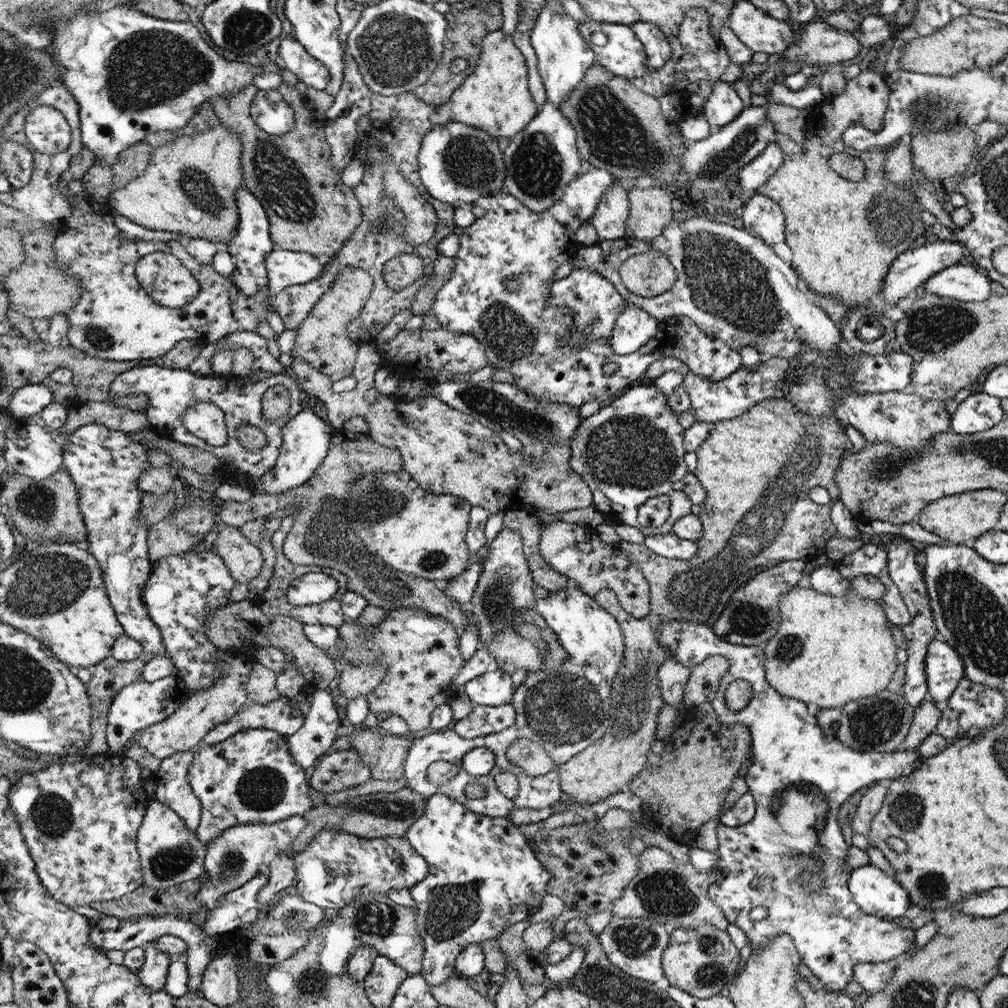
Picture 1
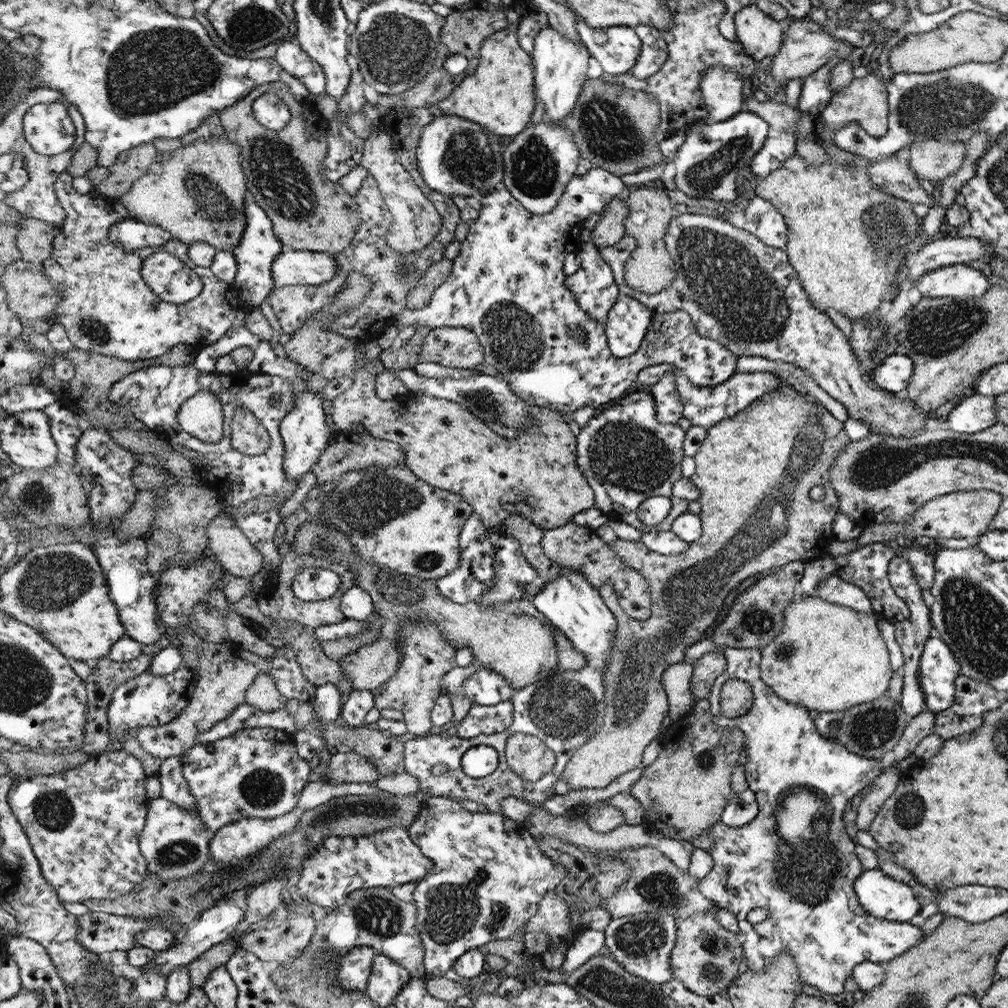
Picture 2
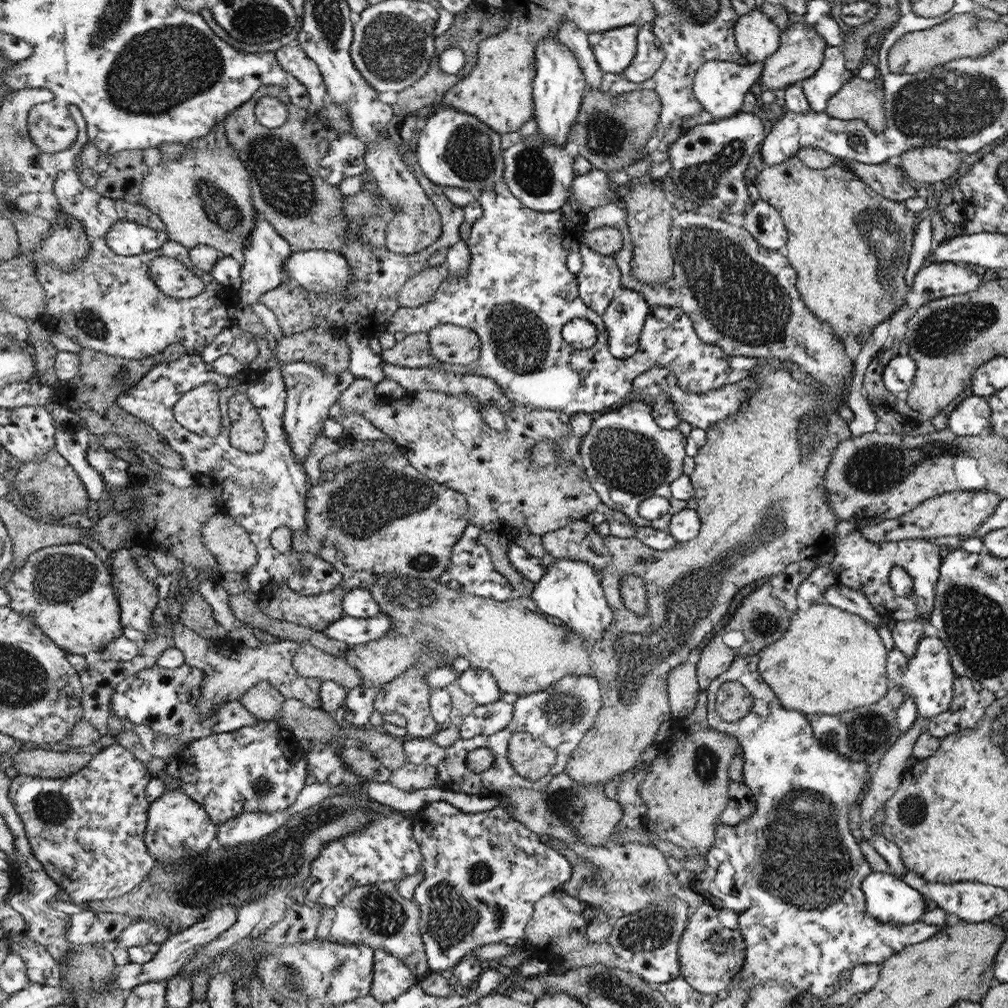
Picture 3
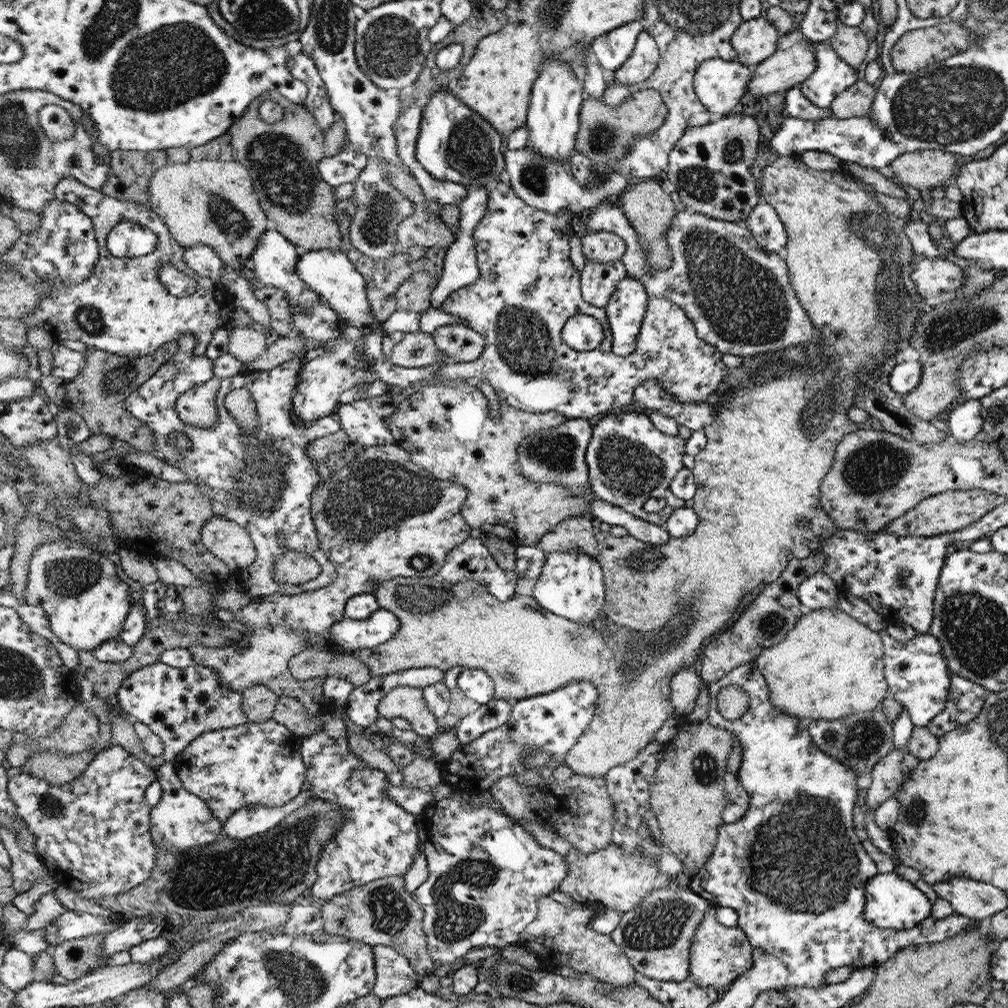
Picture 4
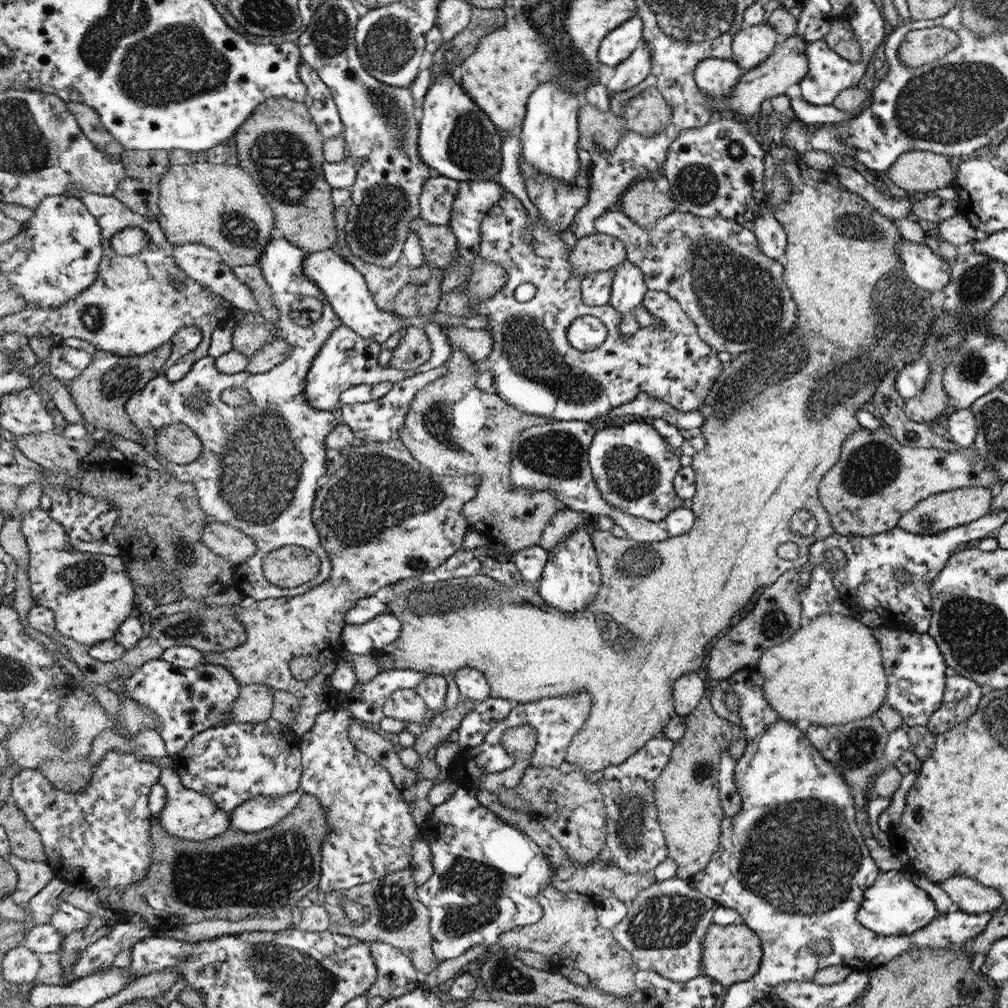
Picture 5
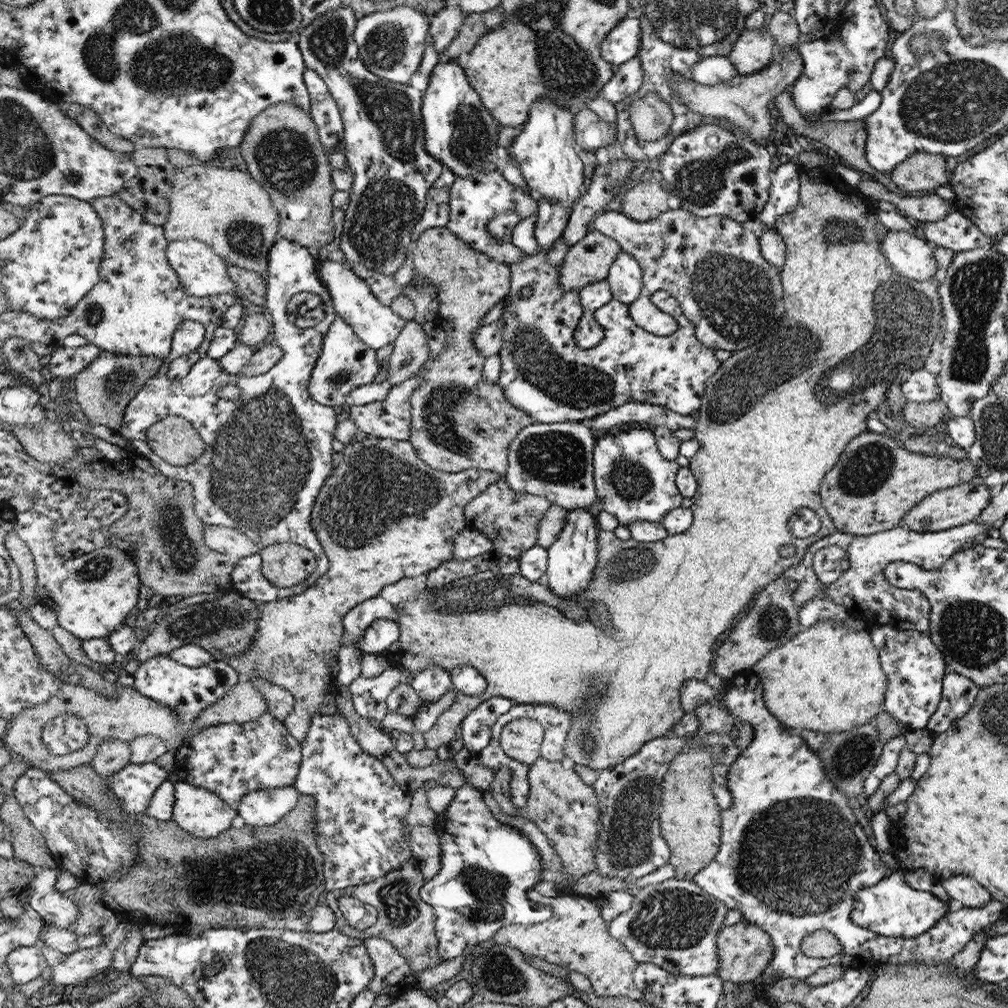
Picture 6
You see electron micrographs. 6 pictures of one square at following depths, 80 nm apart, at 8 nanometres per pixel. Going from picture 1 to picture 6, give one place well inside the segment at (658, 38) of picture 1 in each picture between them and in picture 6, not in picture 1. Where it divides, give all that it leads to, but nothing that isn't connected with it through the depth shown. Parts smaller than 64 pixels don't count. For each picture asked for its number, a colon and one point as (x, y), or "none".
2: (655, 51)
3: (648, 58)
4: (641, 65)
5: (635, 69)
6: (628, 80)

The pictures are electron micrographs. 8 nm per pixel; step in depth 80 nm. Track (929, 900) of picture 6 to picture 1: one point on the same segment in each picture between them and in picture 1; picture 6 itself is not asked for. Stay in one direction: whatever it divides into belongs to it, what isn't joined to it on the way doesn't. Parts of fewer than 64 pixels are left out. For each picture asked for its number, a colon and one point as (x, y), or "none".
1: (878, 894)
2: (885, 899)
3: (889, 899)
4: (892, 902)
5: (894, 905)

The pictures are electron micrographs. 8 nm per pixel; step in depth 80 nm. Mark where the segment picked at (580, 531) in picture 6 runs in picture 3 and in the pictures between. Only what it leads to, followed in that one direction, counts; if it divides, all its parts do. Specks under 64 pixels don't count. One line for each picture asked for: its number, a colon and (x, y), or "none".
3: (572, 591)
4: (572, 585)
5: (572, 578)

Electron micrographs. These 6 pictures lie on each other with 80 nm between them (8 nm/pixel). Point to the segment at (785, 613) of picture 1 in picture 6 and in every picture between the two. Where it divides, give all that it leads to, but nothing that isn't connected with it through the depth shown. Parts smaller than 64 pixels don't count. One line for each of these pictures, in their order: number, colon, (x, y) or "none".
2: (828, 657)
3: (829, 660)
4: (829, 666)
5: (829, 672)
6: (829, 677)

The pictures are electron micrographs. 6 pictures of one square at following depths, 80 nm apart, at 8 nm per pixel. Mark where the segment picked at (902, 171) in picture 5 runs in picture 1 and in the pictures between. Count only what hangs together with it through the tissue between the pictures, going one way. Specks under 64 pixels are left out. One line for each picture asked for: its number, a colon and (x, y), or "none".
1: (940, 155)
2: (936, 160)
3: (929, 164)
4: (920, 171)

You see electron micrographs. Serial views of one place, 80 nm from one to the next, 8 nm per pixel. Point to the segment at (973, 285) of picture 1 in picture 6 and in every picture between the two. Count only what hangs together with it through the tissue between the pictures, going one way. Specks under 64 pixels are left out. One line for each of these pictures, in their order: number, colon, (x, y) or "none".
2: (959, 280)
3: (935, 280)
4: (934, 276)
5: (926, 268)
6: (913, 257)

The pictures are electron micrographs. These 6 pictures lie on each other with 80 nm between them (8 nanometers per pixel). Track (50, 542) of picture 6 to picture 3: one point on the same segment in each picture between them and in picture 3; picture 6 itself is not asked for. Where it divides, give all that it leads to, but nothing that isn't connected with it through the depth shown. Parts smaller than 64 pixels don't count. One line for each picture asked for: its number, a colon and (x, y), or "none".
3: (71, 591)
4: (88, 603)
5: (93, 596)

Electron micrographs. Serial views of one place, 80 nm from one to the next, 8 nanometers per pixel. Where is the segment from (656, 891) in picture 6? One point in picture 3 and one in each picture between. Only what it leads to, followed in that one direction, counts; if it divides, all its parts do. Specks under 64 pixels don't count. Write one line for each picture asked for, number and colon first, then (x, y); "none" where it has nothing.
3: (648, 942)
4: (656, 936)
5: (665, 927)

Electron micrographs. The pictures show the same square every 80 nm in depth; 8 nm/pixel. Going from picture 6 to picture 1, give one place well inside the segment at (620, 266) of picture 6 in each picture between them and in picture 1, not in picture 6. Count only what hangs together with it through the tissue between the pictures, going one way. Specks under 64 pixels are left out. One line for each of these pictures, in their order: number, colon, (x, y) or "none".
1: (634, 328)
2: (628, 321)
3: (625, 316)
4: (625, 310)
5: (628, 288)

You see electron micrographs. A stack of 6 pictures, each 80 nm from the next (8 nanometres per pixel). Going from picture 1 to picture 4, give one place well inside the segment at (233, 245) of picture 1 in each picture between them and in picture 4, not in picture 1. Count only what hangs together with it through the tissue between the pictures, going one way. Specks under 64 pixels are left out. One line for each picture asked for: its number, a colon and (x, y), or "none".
2: (260, 245)
3: (261, 272)
4: (273, 261)

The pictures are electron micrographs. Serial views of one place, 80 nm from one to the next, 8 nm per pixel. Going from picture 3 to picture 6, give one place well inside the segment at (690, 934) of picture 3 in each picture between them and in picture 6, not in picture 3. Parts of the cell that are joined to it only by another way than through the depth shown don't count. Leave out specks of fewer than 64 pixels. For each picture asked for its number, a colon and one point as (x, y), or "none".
4: (719, 954)
5: (733, 953)
6: (744, 950)

